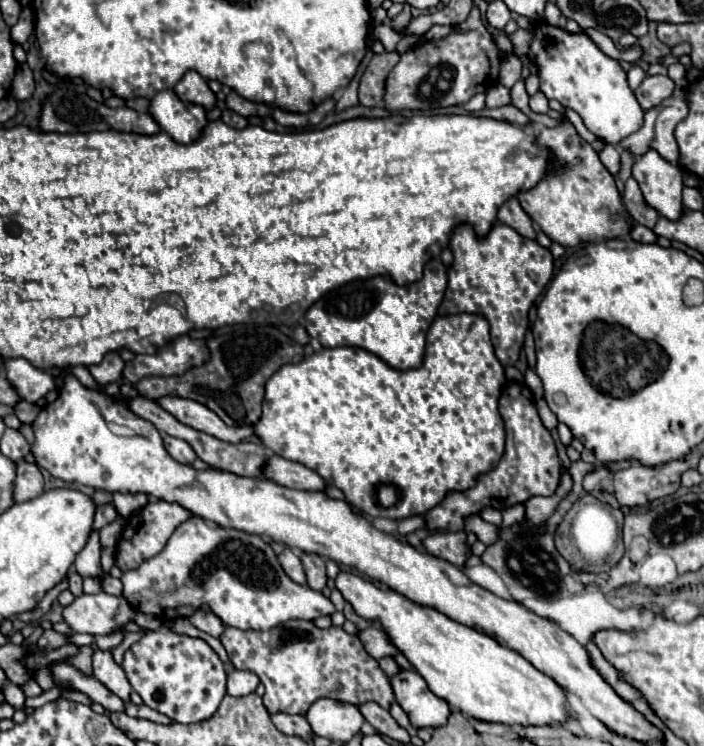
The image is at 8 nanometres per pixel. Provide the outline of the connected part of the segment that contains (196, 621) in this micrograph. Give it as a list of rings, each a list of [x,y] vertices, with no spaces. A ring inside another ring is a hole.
[[[200,609],[198,613],[194,613],[194,615],[190,617],[190,621],[192,621],[192,625],[196,625],[200,631],[206,631],[206,633],[210,633],[210,635],[214,635],[214,637],[220,637],[222,631],[224,631],[222,619],[216,617],[212,611],[202,611],[202,609]]]

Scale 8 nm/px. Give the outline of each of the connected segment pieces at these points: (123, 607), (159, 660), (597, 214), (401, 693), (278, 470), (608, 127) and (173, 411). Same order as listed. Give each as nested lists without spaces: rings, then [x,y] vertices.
[[[108,593],[78,595],[64,607],[62,617],[74,633],[110,635],[124,623],[134,619],[134,607],[124,599]]]
[[[166,627],[144,633],[142,639],[124,653],[122,669],[132,689],[150,709],[178,723],[210,719],[226,695],[226,669],[216,651],[204,639],[180,635]]]
[[[564,117],[560,125],[540,131],[538,143],[546,145],[554,159],[550,173],[534,189],[518,193],[518,201],[530,219],[562,247],[574,247],[598,239],[630,237],[634,219],[622,203],[614,177],[602,165],[592,145],[578,135],[574,125]]]
[[[400,671],[390,677],[396,701],[408,713],[410,723],[416,729],[442,727],[450,717],[450,707],[444,699],[436,697],[424,677],[416,671]]]
[[[278,455],[270,457],[270,463],[268,463],[264,475],[284,487],[312,491],[312,493],[326,493],[326,481],[318,473],[306,469],[300,463],[282,459]]]
[[[544,21],[534,29],[530,57],[538,65],[540,91],[548,99],[558,99],[566,109],[574,109],[596,137],[618,145],[642,127],[644,111],[626,83],[624,69],[616,59],[604,55],[588,35],[570,35]]]
[[[162,397],[162,399],[158,399],[158,405],[164,407],[170,415],[174,415],[180,423],[184,423],[196,431],[214,435],[222,441],[240,443],[254,435],[252,427],[248,427],[248,425],[244,425],[244,427],[222,425],[222,419],[198,401],[190,401],[190,399],[182,399],[182,397]]]

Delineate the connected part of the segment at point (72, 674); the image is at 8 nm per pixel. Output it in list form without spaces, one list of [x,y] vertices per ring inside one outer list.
[[[60,663],[52,669],[54,681],[60,683],[66,689],[76,689],[80,693],[86,693],[94,703],[100,703],[106,711],[124,711],[124,701],[120,697],[114,697],[98,679],[84,675],[70,667],[68,663]]]

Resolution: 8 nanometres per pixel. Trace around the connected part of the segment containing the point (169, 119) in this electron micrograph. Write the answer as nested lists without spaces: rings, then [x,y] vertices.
[[[164,89],[150,99],[150,115],[178,143],[198,139],[206,125],[206,111],[200,105],[182,101],[172,89]]]

